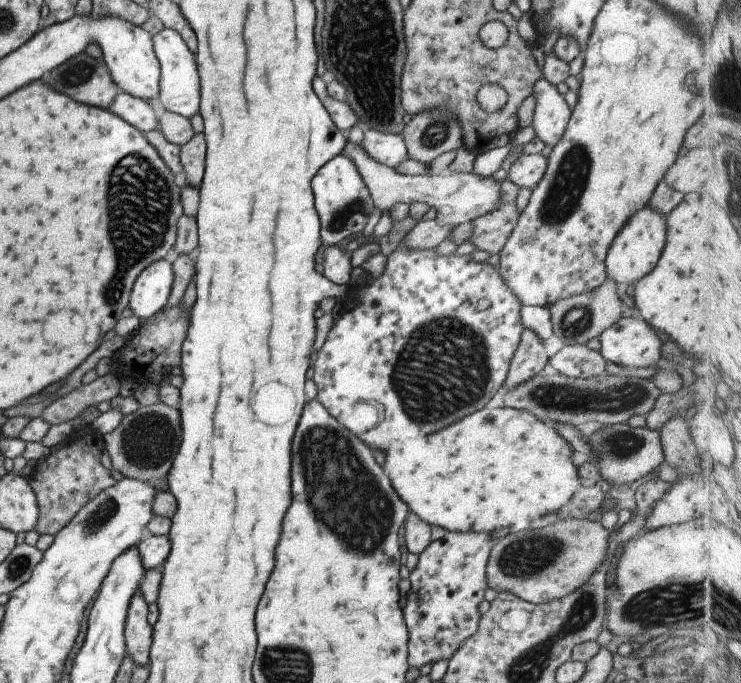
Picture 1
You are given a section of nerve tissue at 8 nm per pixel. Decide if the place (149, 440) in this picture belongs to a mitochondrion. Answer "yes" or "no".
yes

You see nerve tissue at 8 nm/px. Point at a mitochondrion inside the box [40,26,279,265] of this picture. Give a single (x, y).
(80, 71)

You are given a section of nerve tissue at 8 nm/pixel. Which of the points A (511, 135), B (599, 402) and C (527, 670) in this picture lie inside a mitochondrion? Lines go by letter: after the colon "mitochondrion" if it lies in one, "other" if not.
A: other
B: mitochondrion
C: mitochondrion

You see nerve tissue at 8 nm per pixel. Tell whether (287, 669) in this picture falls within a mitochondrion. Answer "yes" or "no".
yes

